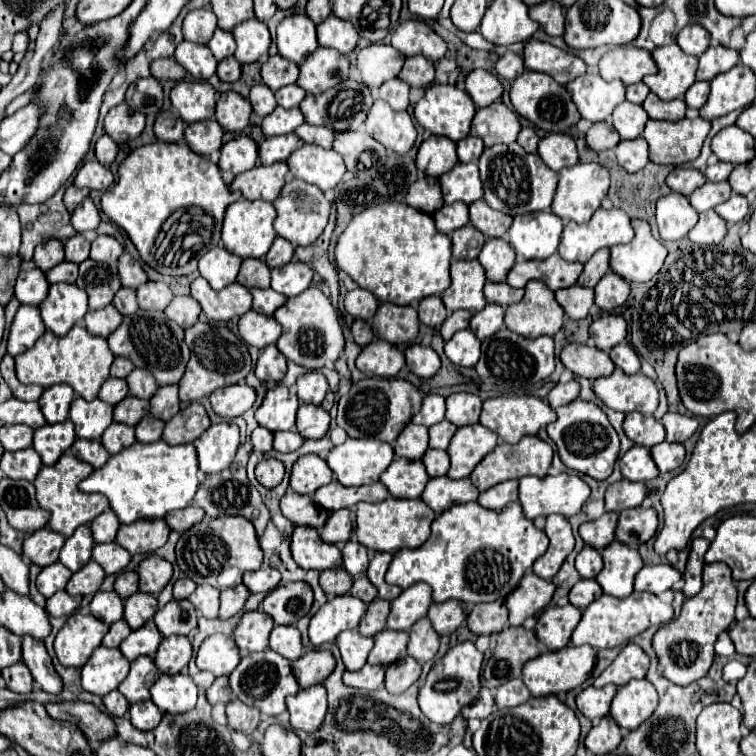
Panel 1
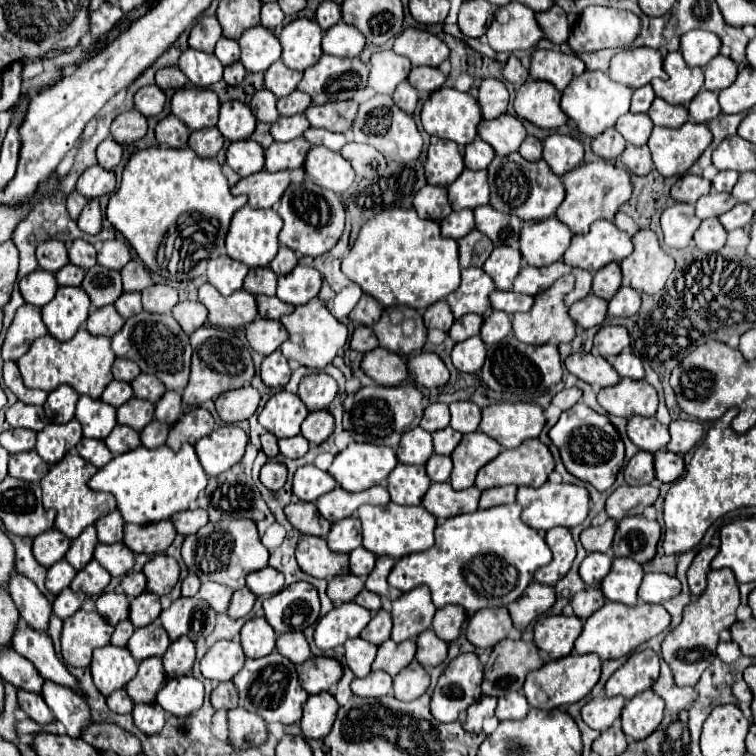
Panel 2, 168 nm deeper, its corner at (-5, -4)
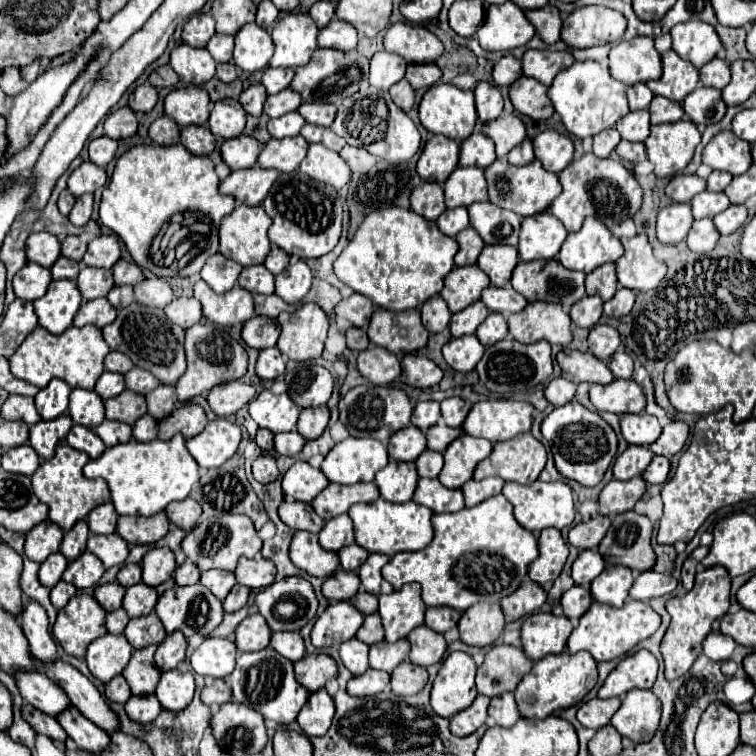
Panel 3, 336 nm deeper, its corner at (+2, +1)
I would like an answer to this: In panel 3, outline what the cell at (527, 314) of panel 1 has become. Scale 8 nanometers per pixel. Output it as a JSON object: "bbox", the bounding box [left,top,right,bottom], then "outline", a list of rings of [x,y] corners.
{"bbox":[508,302,572,346],"outline":[[[534,302],[522,312],[508,316],[510,336],[522,344],[548,340],[568,346],[572,342],[572,322],[560,304]]]}

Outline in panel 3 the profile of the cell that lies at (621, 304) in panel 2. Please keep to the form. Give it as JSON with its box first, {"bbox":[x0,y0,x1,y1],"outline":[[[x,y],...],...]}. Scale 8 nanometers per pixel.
{"bbox":[604,288,634,318],"outline":[[[618,288],[614,298],[604,302],[604,314],[610,318],[622,318],[630,314],[632,306],[634,306],[634,292],[628,288]]]}

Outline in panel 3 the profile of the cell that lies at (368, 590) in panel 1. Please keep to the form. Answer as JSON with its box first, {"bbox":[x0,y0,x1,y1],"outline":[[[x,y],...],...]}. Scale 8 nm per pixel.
{"bbox":[350,590,378,614],"outline":[[[360,590],[356,596],[352,596],[350,604],[356,606],[362,614],[374,614],[378,610],[378,598],[374,594],[364,592],[364,590]]]}

